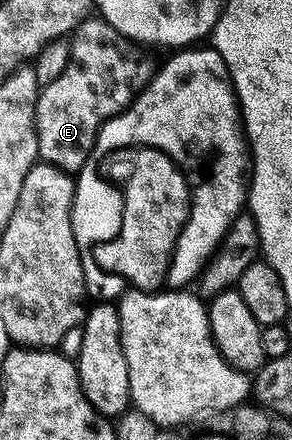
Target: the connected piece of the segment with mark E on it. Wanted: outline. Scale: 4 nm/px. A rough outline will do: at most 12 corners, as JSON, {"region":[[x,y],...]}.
{"region":[[101,17],[34,102],[38,157],[67,173],[152,66]]}

